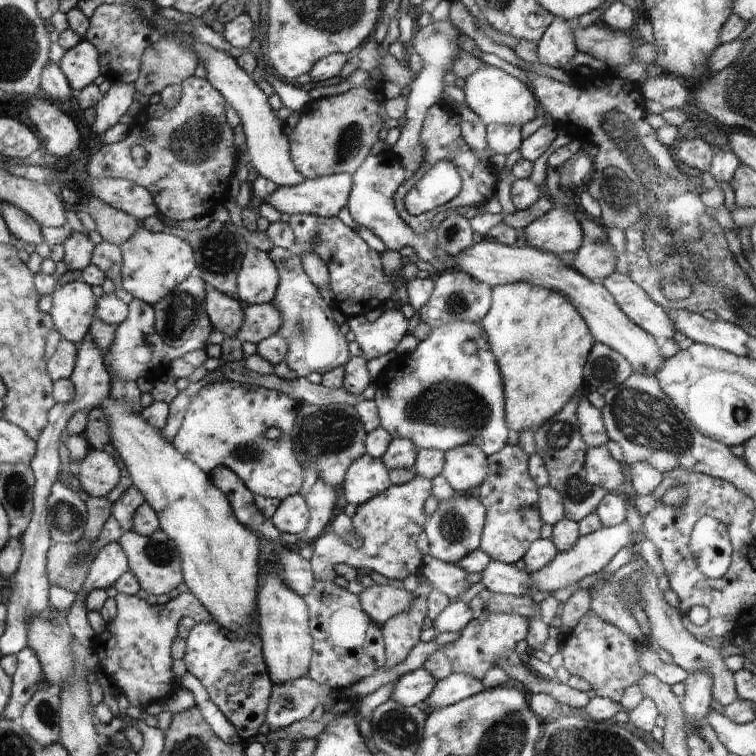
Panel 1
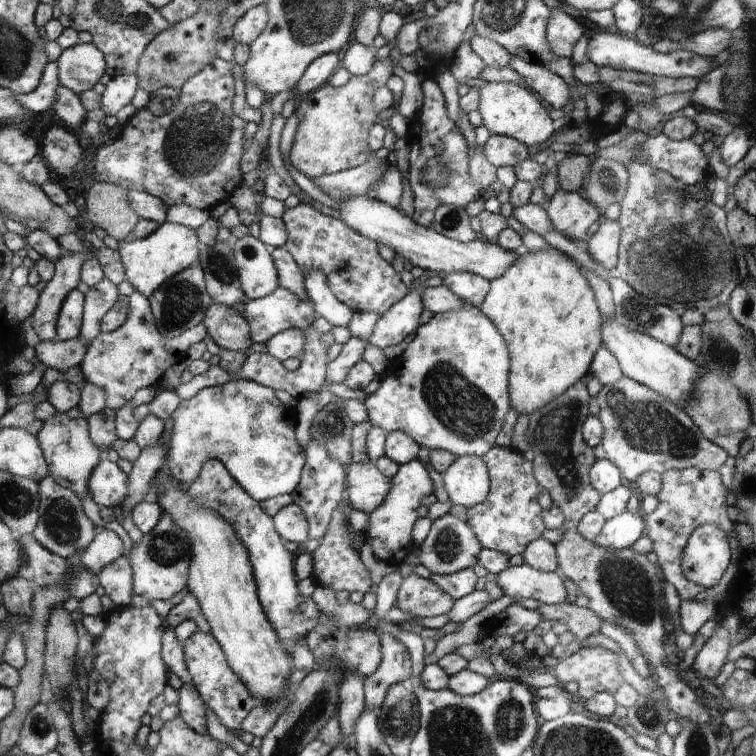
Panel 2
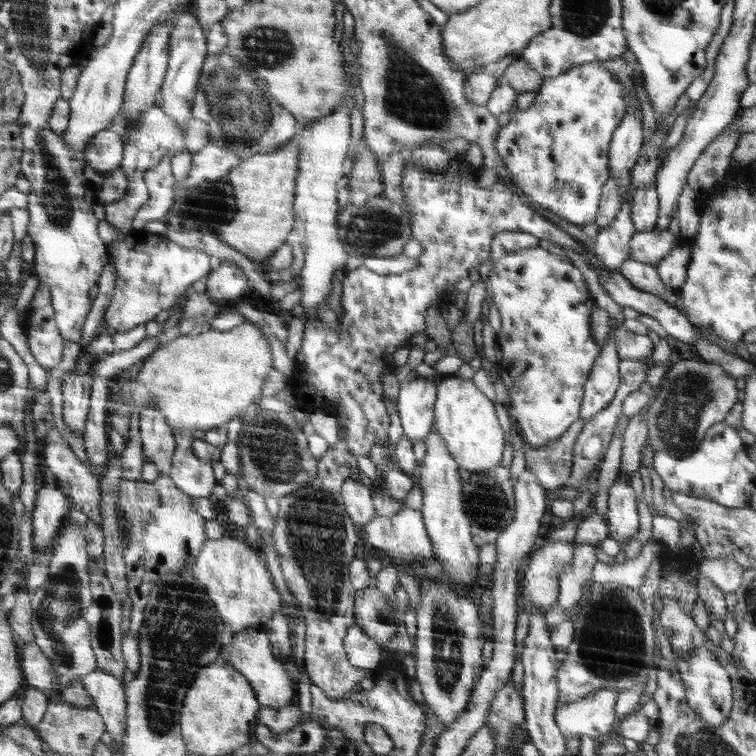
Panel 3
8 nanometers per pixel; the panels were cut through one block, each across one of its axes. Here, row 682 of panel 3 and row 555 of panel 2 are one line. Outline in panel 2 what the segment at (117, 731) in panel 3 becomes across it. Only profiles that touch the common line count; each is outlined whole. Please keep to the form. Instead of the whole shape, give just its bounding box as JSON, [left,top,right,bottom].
[81,528,123,578]

